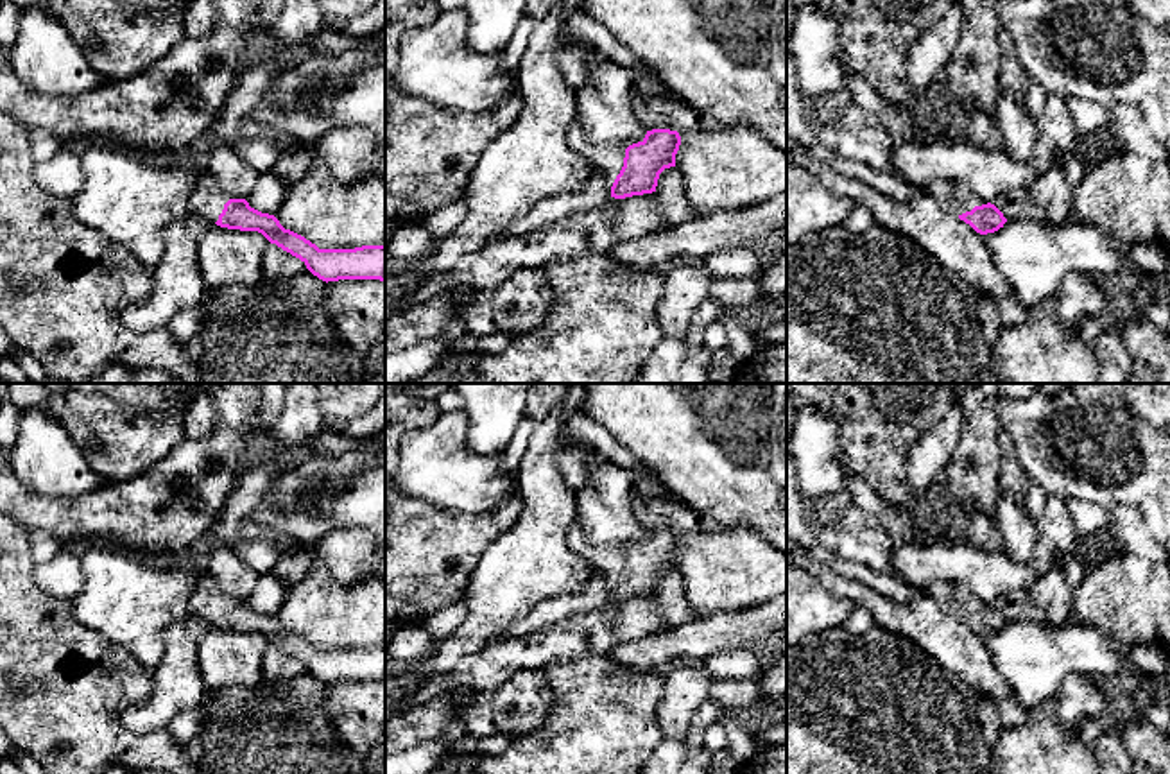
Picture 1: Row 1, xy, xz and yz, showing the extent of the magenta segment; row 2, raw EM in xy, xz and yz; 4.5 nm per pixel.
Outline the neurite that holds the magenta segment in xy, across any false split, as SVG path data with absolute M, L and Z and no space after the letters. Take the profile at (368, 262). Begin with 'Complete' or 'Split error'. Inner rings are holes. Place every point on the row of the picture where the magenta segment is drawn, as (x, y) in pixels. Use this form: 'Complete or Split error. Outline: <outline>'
Split error. Outline: M206 170L190 194L190 215L228 229L258 231L271 244L299 258L323 281L380 280L385 283L385 245L319 249L305 236L285 229L274 215L262 213L245 199L229 199Z

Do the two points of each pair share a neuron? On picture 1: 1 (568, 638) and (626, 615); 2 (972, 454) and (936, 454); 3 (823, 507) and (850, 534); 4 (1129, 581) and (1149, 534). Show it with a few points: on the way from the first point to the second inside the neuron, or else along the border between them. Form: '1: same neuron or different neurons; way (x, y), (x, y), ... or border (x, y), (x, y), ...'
1: same neuron; way (583, 633), (586, 629), (601, 629), (611, 620)
2: different neurons; border (964, 412), (963, 434), (941, 477), (937, 493)
3: different neurons; border (807, 497), (817, 525), (830, 525), (851, 502)
4: different neurons; border (1151, 561), (1133, 554), (1115, 554), (1099, 565)

